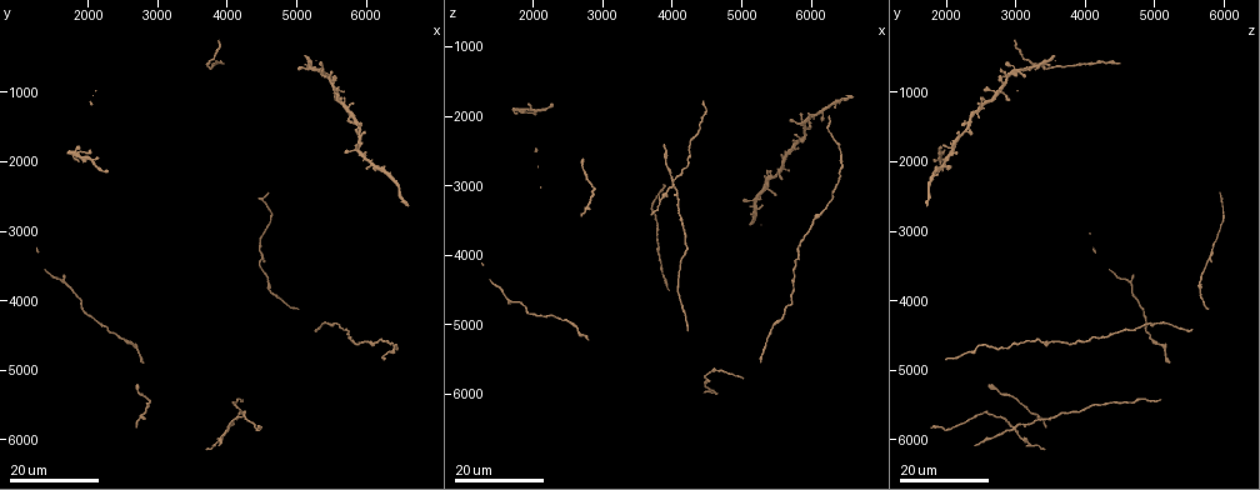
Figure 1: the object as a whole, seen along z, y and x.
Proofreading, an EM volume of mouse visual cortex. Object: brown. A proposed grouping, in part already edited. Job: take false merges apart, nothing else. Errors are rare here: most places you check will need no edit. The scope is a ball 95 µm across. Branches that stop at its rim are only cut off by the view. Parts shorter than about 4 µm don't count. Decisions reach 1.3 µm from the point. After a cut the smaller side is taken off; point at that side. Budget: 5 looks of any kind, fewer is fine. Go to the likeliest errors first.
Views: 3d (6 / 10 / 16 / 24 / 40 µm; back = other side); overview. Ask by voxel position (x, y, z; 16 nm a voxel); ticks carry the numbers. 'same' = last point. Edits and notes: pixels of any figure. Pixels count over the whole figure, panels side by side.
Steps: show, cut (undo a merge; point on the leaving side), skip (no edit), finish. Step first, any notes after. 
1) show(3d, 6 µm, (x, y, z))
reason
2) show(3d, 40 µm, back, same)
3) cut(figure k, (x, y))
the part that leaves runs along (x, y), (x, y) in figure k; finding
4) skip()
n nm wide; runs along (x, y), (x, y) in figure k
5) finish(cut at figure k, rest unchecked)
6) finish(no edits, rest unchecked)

show(3d, 16 µm, (4000, 5850, 3000))
four arms meet

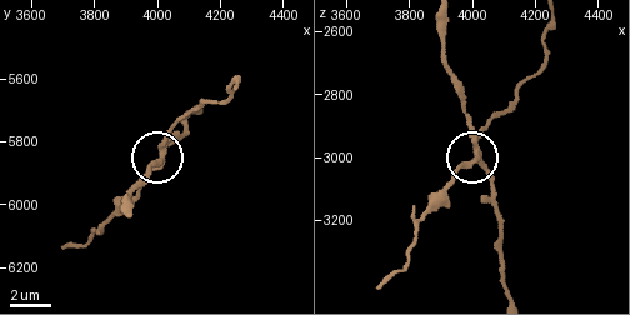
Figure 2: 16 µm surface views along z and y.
show(3d, 10 µm, same)
closer look

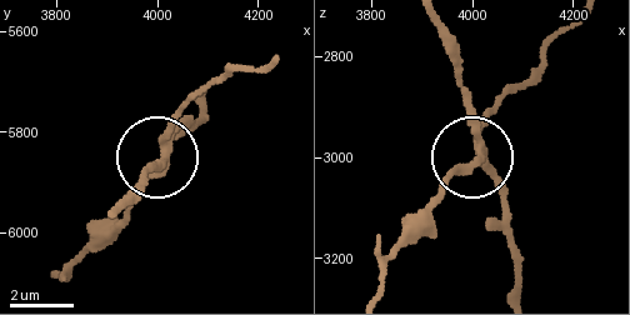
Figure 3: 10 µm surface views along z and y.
cut(figure 3, (488, 109))
4 arms; the part that leaves runs along (481, 146), (393, 260), (381, 293) in figure 3; two neurons meet here

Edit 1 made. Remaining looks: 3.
show(3d, 16 µm, (4550, 3800, 5600))

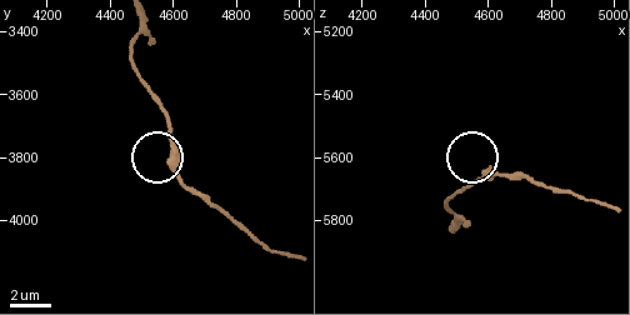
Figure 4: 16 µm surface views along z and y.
show(3d, 10 µm, (4590, 3830, 5650))
closer look

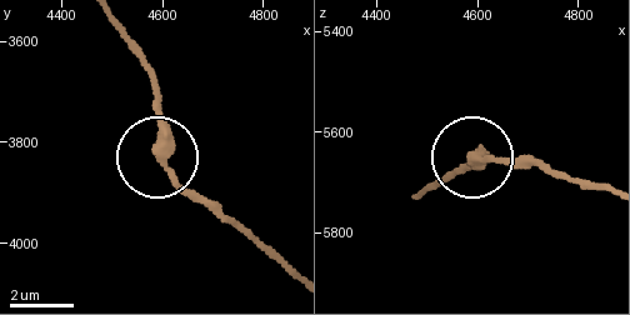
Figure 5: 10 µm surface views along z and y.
skip()
side arm 9 µm; one neuron here

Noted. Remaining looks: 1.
finish(cut at figure 3, rest unchecked)

